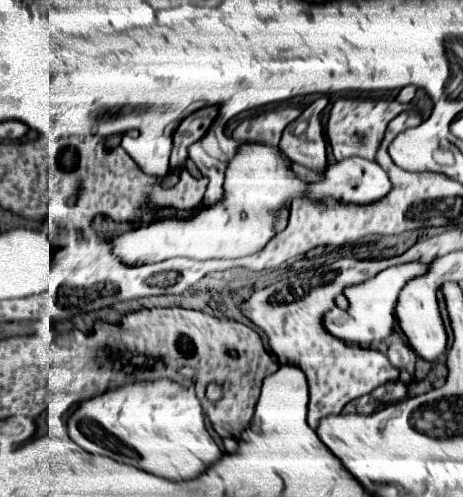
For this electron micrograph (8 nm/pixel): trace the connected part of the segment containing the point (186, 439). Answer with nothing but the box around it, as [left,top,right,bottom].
[67,379,223,481]

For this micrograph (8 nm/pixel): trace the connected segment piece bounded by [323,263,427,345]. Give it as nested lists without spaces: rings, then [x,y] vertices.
[[[405,263],[405,265],[397,265],[397,267],[389,267],[385,271],[381,271],[377,277],[361,283],[361,285],[353,285],[345,289],[345,297],[349,299],[349,309],[341,311],[339,307],[333,307],[329,313],[325,313],[325,329],[327,333],[331,333],[333,337],[345,341],[345,343],[373,343],[373,341],[383,341],[391,335],[393,325],[393,309],[395,309],[395,301],[399,291],[403,289],[405,281],[425,273],[427,265],[425,263]]]

